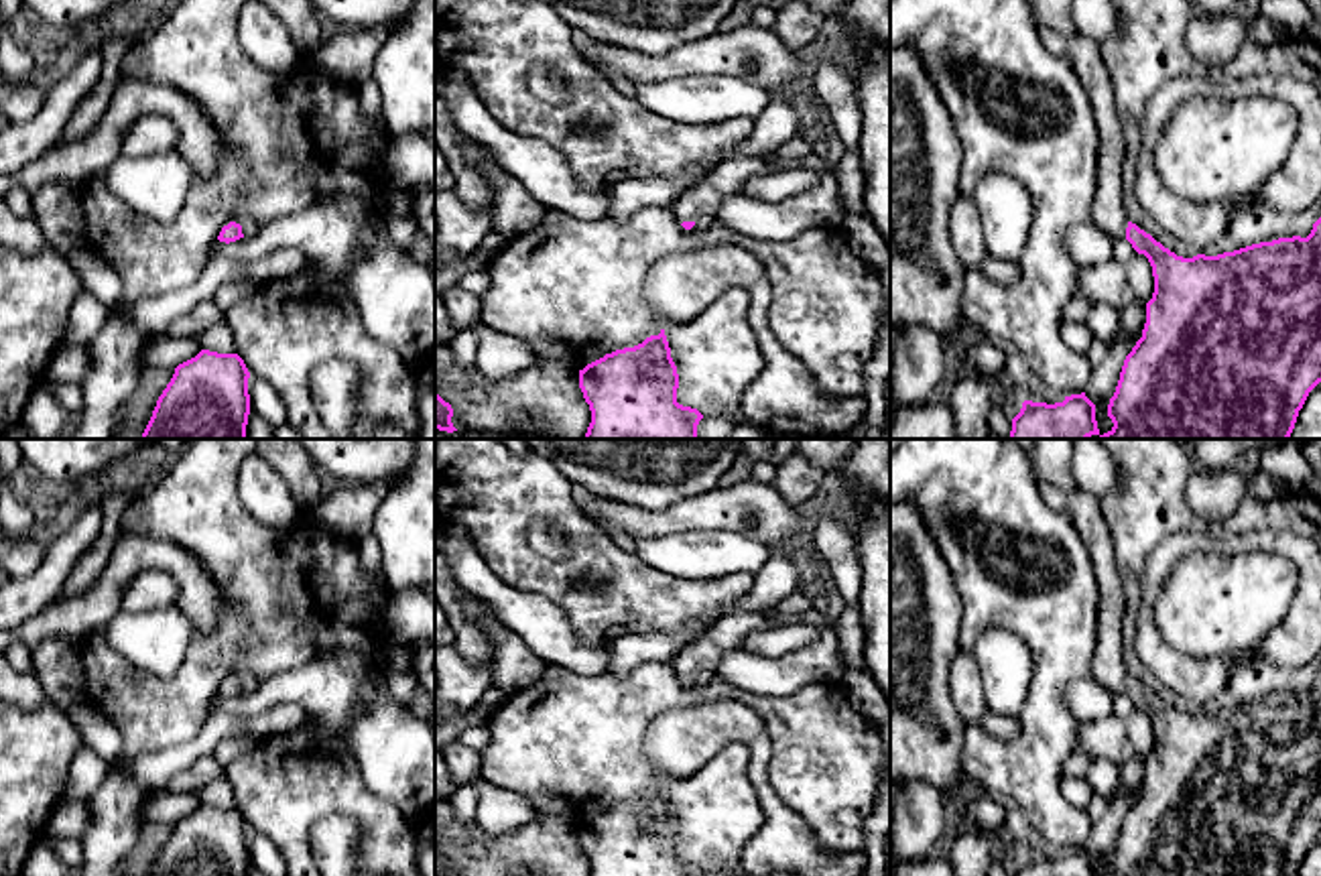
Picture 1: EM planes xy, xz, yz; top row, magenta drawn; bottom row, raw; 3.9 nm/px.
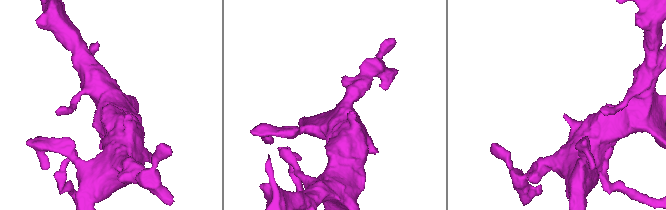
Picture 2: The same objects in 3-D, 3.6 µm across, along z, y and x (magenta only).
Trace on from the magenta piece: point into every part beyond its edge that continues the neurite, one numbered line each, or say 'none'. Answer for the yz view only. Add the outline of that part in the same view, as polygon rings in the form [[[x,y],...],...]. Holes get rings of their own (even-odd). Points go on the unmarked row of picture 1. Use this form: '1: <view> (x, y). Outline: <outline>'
1: yz (1084, 511). Outline: [[[1034,482],[1047,506],[1069,516],[1095,569],[1099,585],[1099,612],[1097,642],[1089,675],[1114,695],[1124,693],[1128,683],[1128,673],[1122,663],[1126,598],[1099,496],[1081,490],[1069,494],[1047,482]]]

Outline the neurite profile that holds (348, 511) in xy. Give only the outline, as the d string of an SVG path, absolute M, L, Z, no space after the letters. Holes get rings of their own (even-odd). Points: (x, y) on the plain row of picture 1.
M386 482L354 486L339 484L303 514L327 530L358 541L372 535L374 514L390 490L392 488Z

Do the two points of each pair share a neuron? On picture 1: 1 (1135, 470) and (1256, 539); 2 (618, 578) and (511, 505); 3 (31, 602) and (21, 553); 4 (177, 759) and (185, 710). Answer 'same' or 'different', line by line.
1: different
2: same
3: different
4: different

